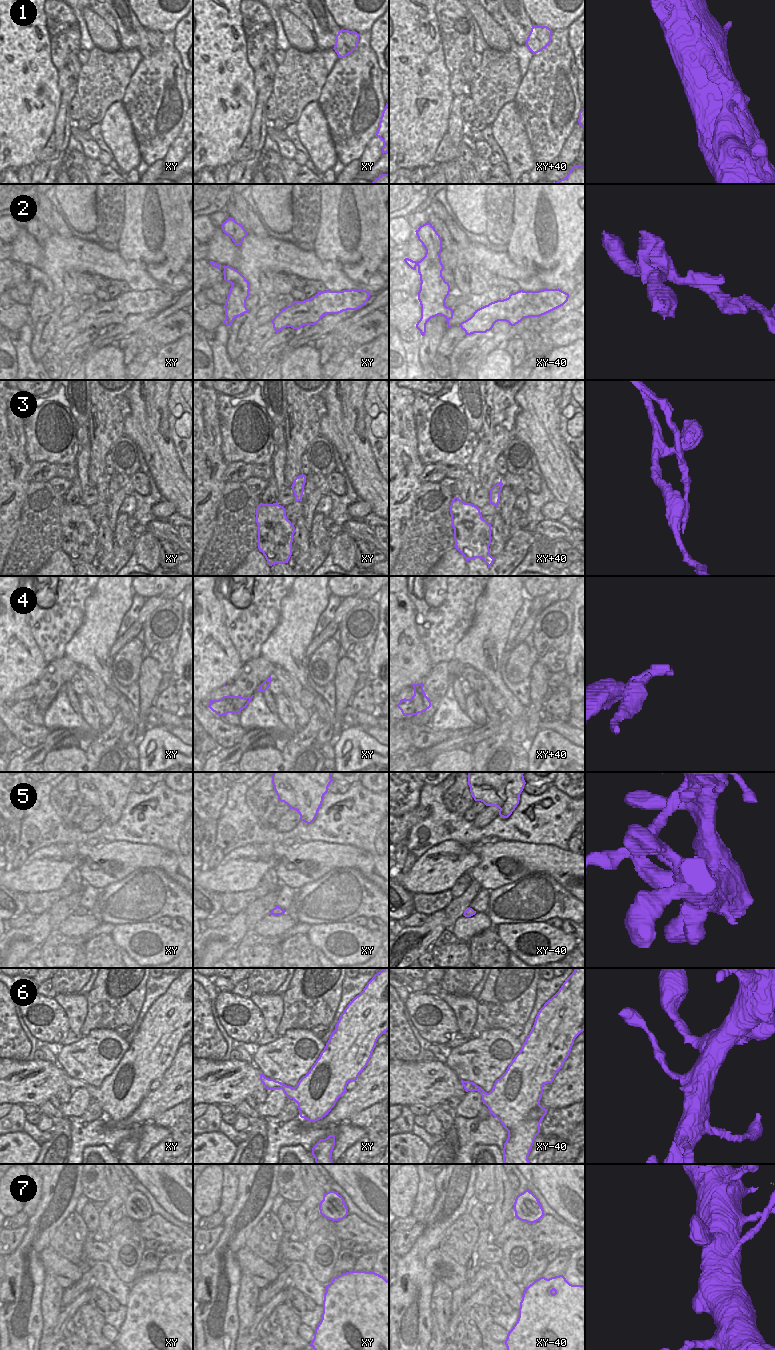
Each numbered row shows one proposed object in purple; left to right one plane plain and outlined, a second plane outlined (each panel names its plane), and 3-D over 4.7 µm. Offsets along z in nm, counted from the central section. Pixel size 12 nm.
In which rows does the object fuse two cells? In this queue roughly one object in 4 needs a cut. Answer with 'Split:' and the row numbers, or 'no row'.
Split: 1, 3, 4, 5

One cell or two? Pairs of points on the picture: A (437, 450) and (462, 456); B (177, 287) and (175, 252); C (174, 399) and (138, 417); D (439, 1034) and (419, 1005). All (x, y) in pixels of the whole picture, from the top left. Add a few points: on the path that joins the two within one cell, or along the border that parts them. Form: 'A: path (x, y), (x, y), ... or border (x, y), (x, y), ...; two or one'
A: path (443, 451), (456, 453); one
B: border (181, 270), (170, 282), (160, 282), (153, 279); two
C: border (170, 390), (167, 402), (167, 427); two
D: path (430, 1026), (420, 1024), (420, 1014); one

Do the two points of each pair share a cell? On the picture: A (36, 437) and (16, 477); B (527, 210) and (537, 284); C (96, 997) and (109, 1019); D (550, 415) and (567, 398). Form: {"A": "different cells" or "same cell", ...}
{"A": "different cells", "B": "different cells", "C": "same cell", "D": "different cells"}

